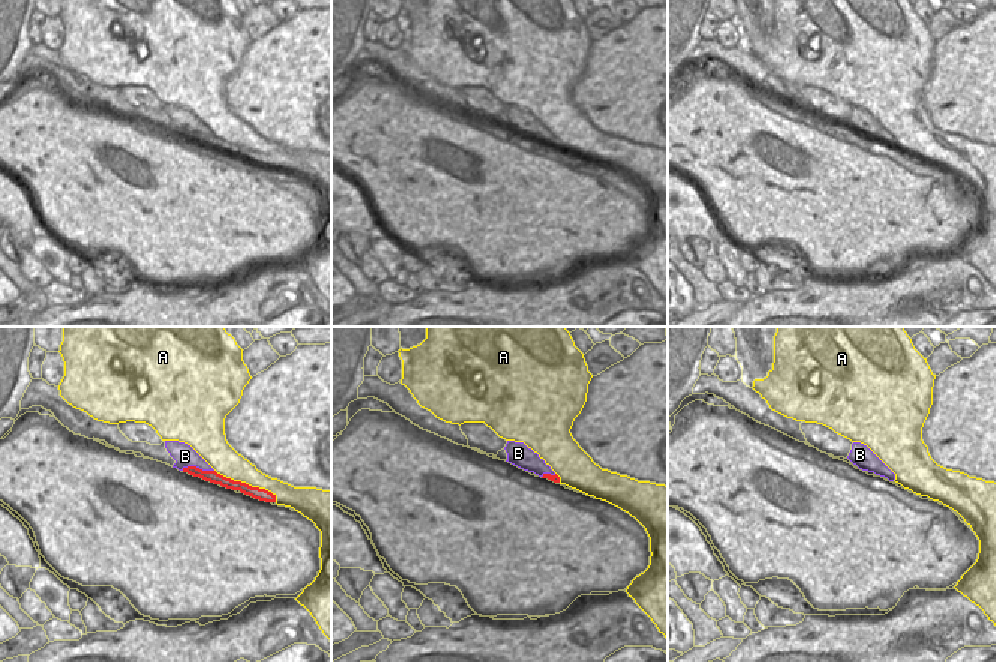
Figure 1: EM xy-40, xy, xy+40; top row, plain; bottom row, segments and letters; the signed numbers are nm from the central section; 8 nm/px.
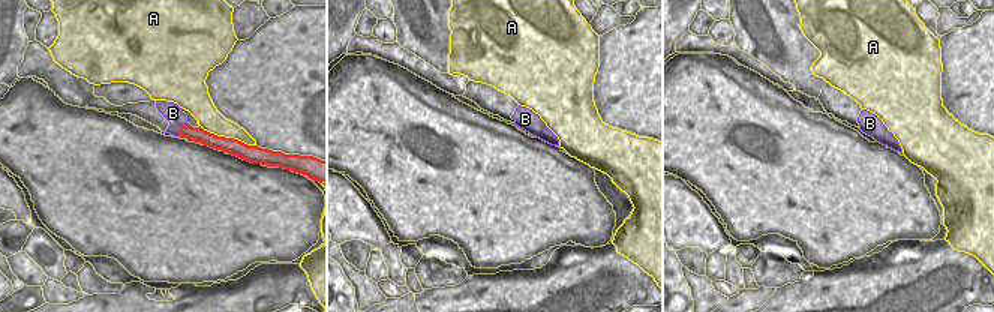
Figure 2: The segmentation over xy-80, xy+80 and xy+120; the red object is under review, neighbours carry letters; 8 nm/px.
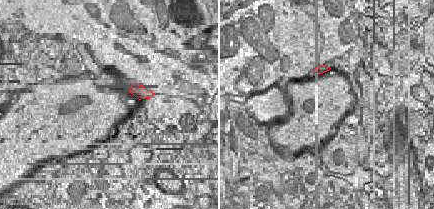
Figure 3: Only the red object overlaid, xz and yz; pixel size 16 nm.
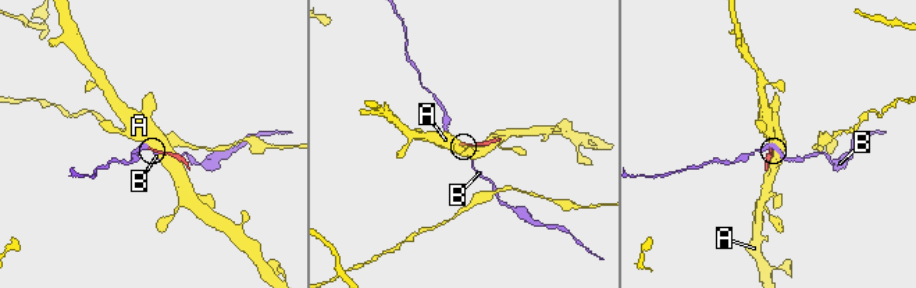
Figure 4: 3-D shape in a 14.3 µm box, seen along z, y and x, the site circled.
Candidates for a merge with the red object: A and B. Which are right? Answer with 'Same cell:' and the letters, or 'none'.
Same cell: none

